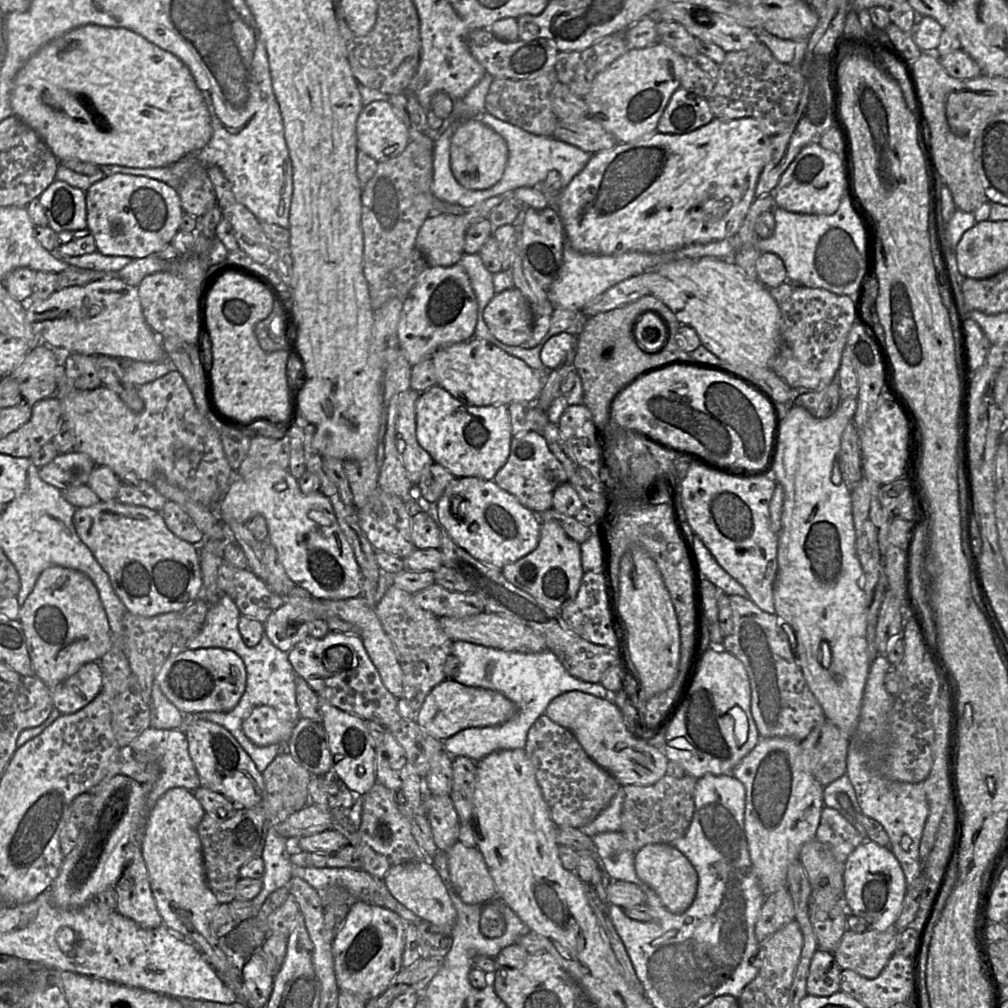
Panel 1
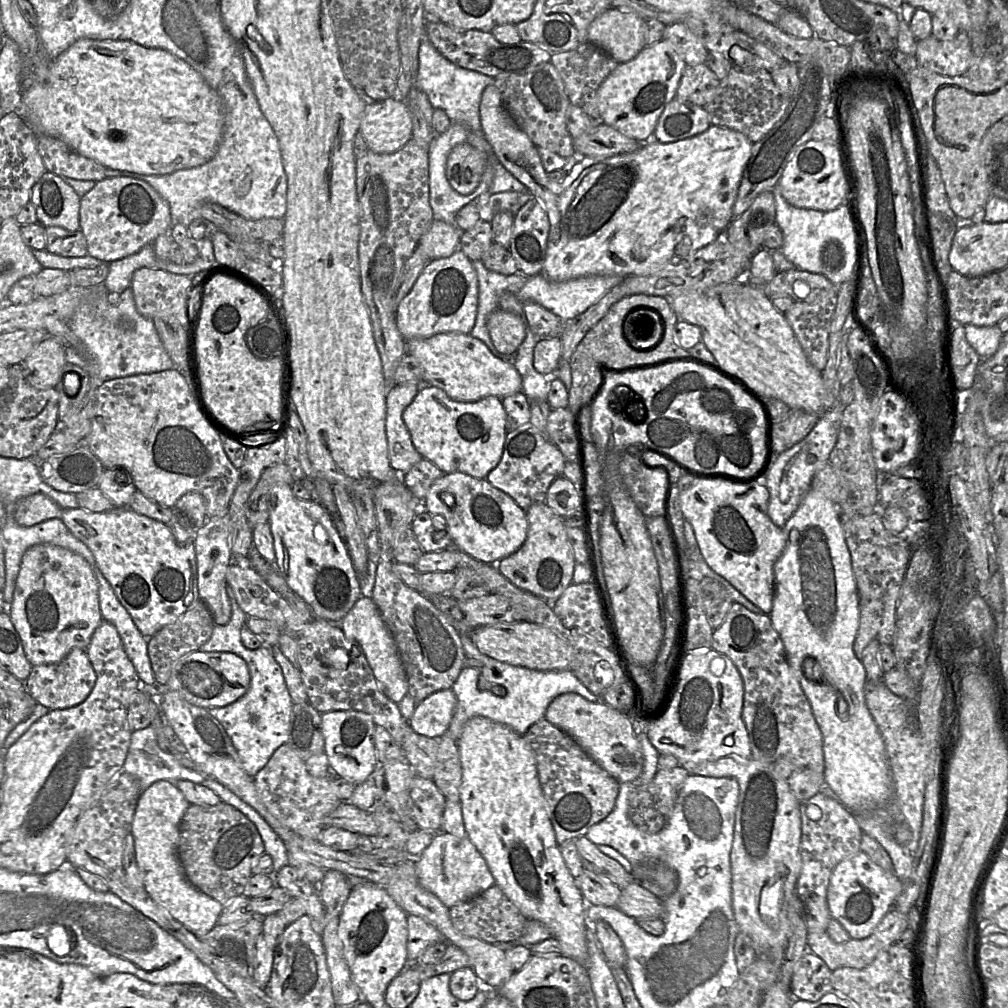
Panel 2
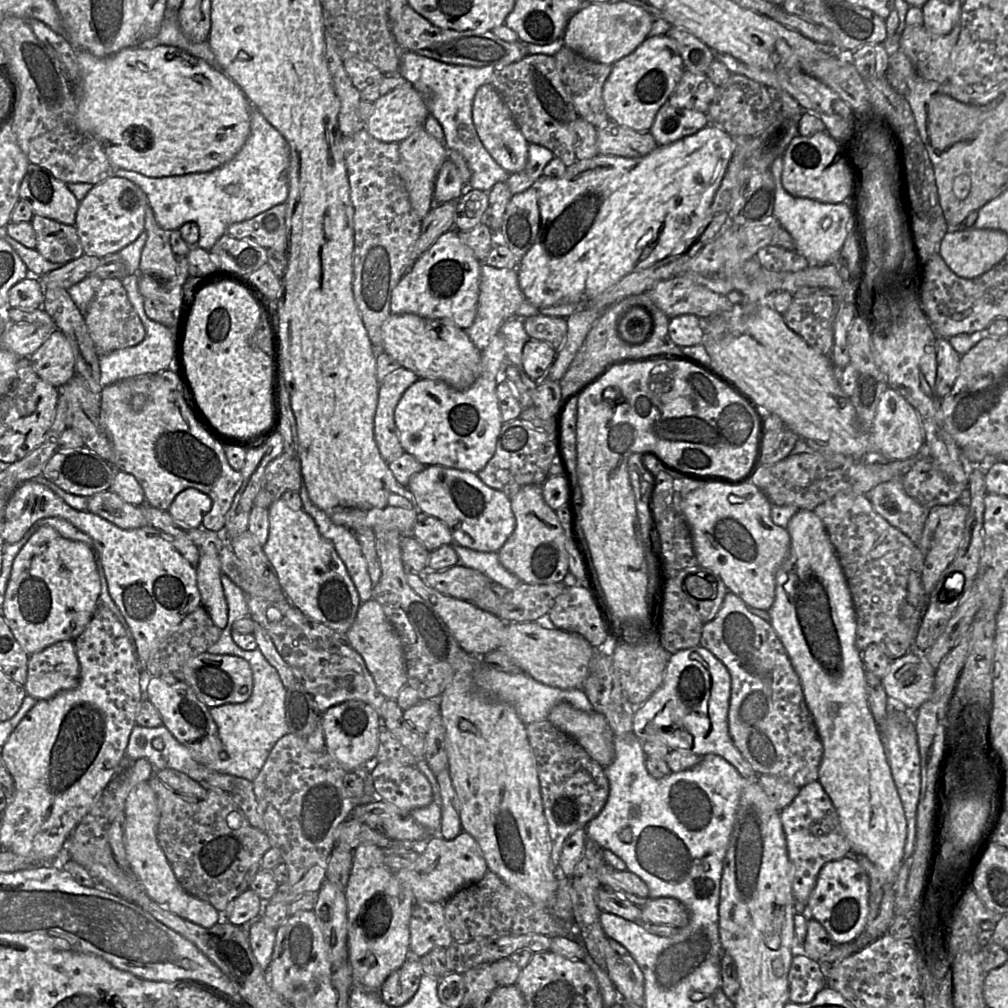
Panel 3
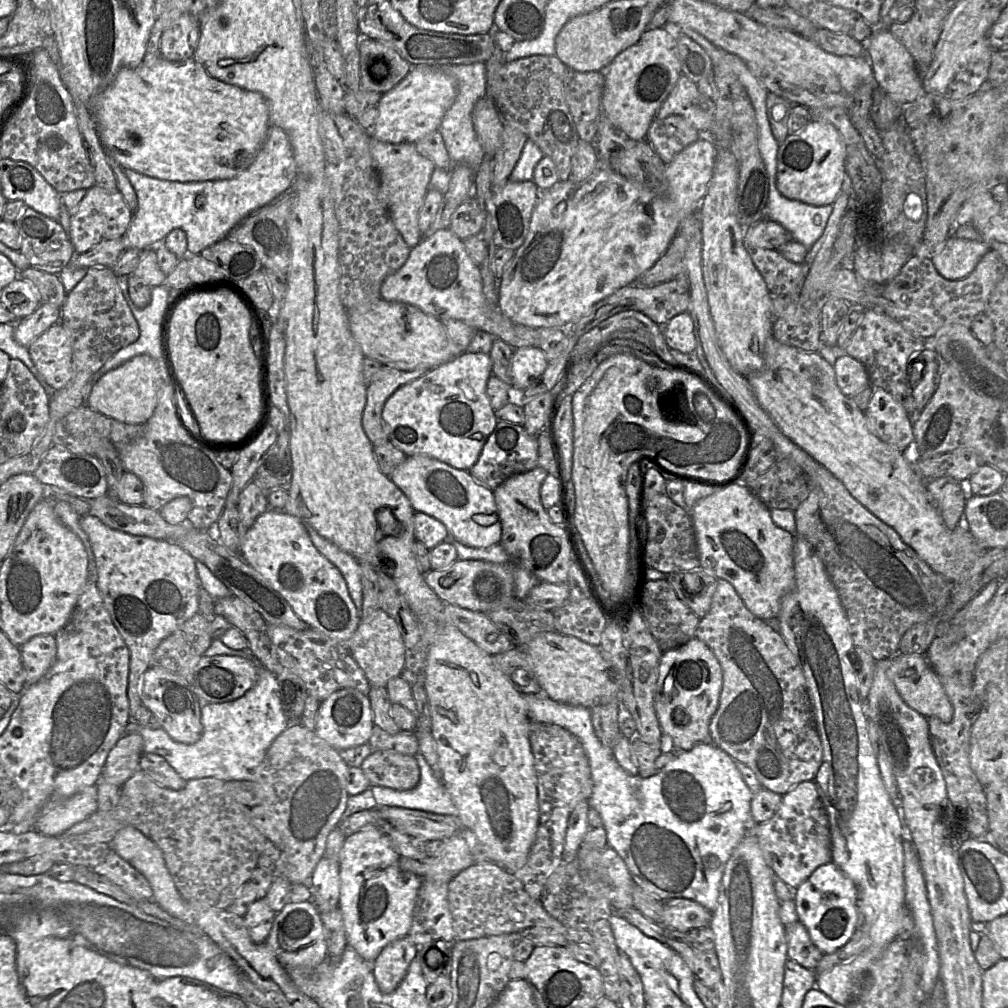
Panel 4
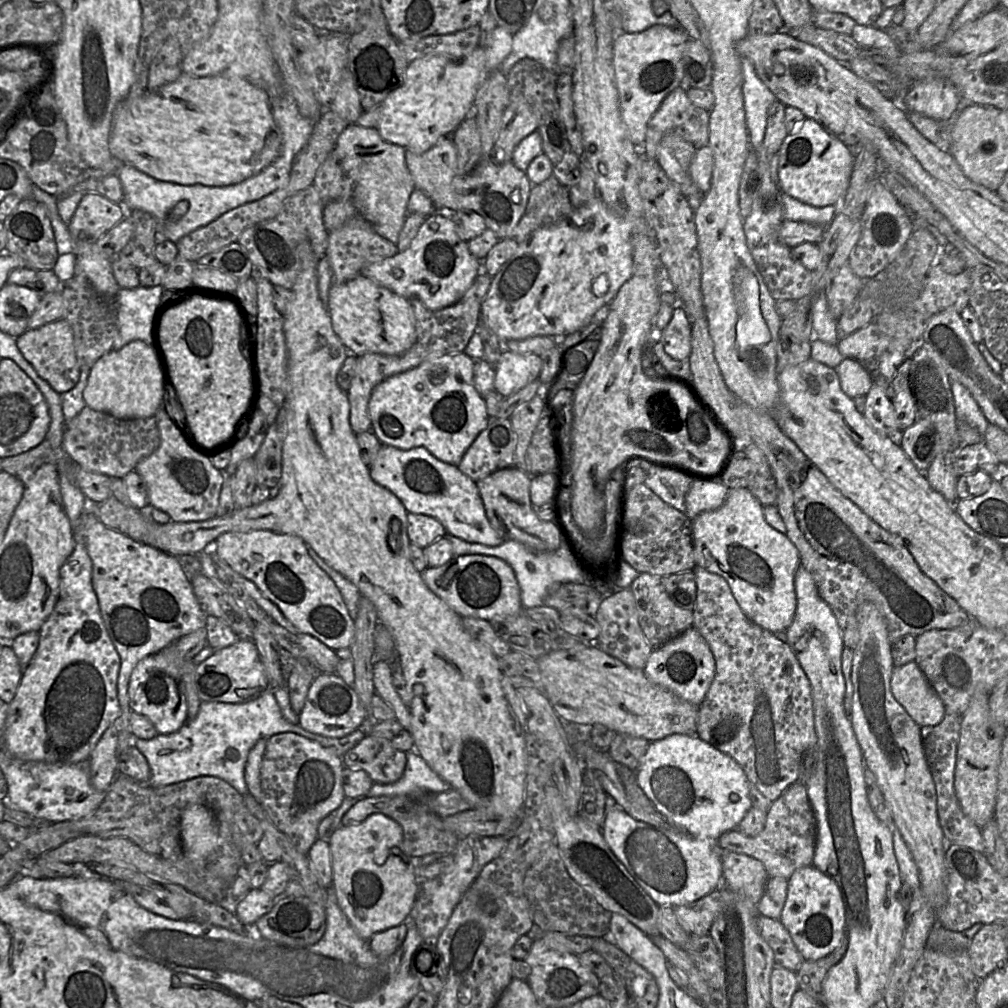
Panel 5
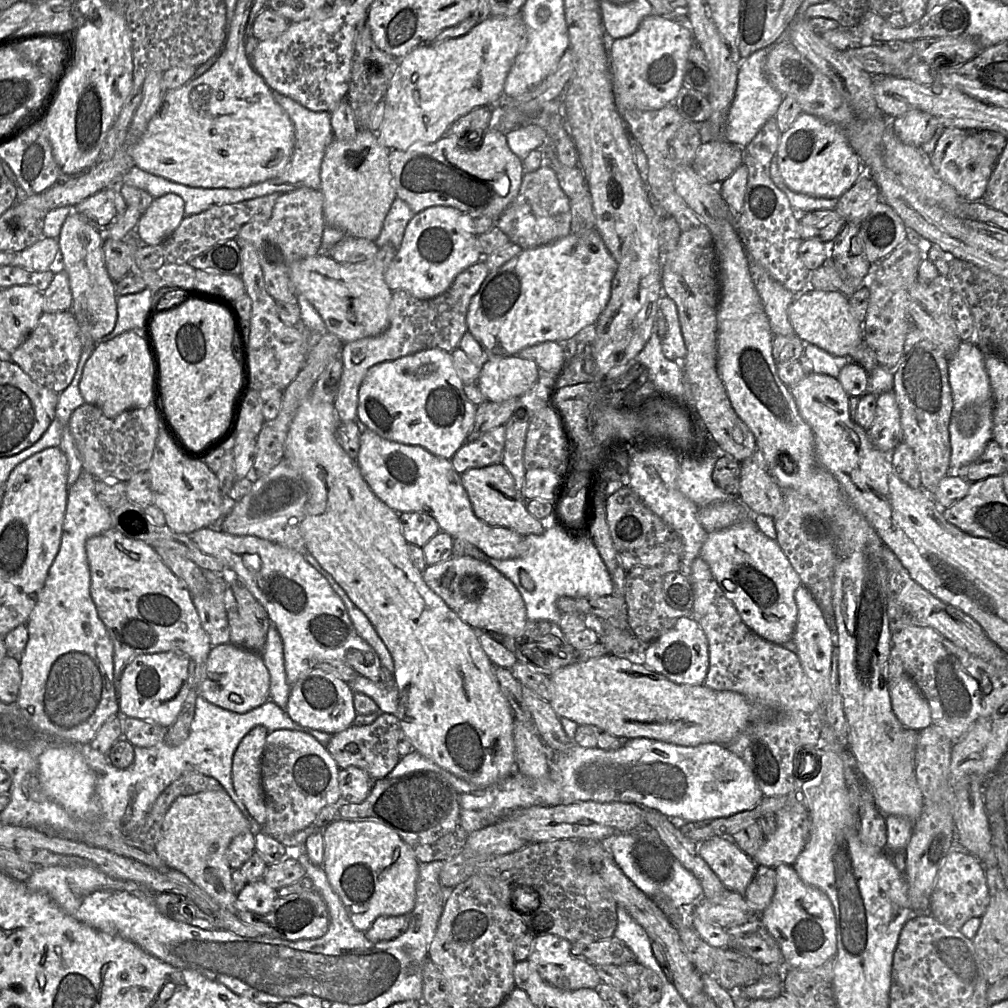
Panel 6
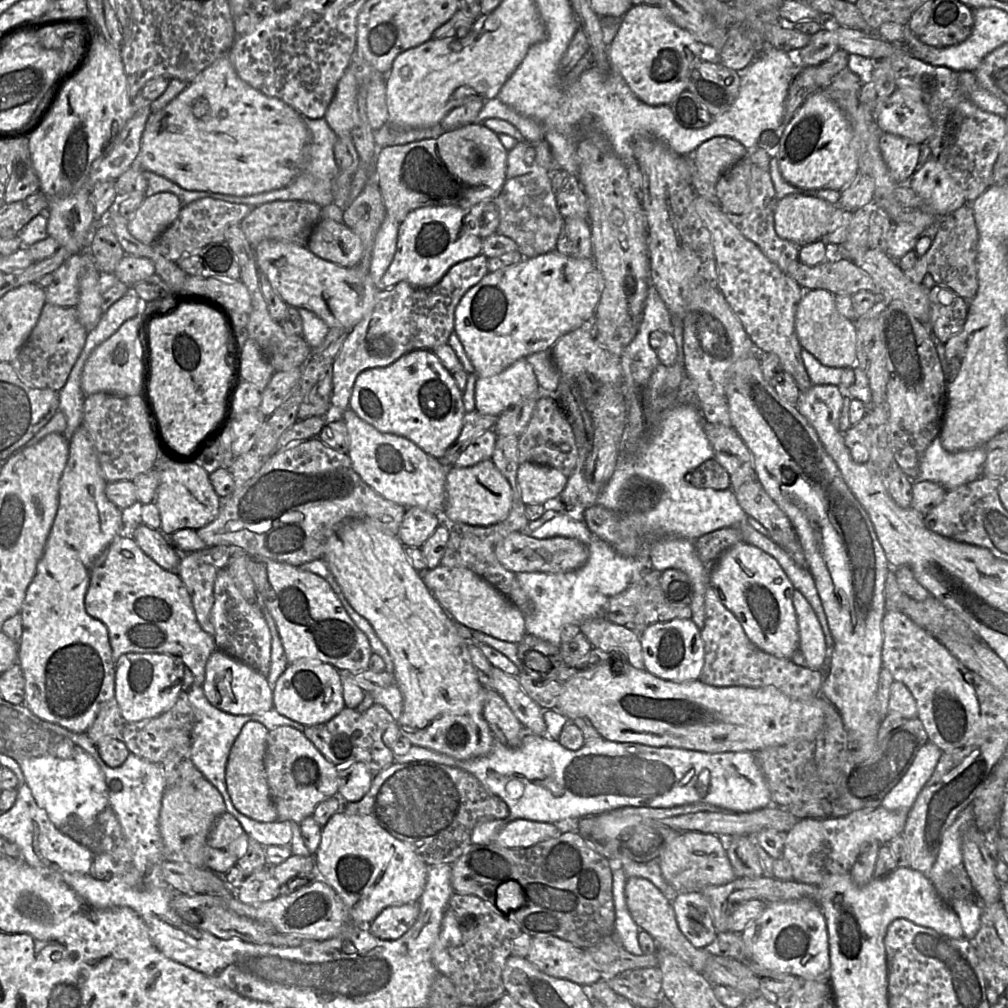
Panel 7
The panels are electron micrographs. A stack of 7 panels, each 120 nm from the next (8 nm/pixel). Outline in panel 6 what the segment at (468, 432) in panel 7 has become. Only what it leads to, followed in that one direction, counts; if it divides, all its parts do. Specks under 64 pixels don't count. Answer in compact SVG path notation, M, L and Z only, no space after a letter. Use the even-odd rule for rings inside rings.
M518 398L503 402L485 401L477 405L474 425L466 442L473 442L487 431L505 425L516 409L518 409Z

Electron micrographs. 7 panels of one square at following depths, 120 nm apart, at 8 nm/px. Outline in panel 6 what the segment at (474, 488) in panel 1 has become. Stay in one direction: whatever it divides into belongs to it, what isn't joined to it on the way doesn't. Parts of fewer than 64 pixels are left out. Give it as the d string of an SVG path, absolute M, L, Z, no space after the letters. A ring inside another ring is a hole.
M356 422L362 429L356 462L372 492L391 509L398 513L426 513L437 521L442 531L469 541L493 559L513 559L527 554L525 536L506 527L491 526L475 515L451 459L437 457L418 445L387 440Z

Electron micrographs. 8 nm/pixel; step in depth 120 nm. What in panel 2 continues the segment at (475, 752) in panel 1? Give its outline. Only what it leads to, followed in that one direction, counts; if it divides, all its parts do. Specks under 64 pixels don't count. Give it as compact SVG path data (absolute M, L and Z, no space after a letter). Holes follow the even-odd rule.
M461 634L460 639L466 657L479 660L482 667L462 668L452 686L456 697L456 708L445 734L449 735L456 745L465 724L473 717L491 719L524 736L533 724L544 718L548 705L561 694L576 693L590 702L602 702L602 699L589 691L569 669L544 672L513 666L480 652L471 640L470 634ZM492 685L503 686L505 695L495 695L491 691Z

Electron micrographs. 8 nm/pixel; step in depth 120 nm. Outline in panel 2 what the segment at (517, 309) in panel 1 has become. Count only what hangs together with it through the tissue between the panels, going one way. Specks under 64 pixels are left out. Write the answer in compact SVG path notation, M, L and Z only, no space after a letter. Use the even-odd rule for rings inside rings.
M498 308L490 314L487 328L496 350L510 355L525 339L527 325L519 315Z

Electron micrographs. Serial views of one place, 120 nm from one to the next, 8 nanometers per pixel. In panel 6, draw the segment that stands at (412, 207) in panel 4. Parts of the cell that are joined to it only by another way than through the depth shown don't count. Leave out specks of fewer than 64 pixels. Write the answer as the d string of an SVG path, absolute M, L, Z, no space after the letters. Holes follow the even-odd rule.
M358 129L354 138L334 139L327 148L321 166L321 192L324 198L324 219L326 225L340 228L354 237L375 241L379 236L386 215L397 198L394 180L389 167L390 148L379 140L378 134L370 129Z

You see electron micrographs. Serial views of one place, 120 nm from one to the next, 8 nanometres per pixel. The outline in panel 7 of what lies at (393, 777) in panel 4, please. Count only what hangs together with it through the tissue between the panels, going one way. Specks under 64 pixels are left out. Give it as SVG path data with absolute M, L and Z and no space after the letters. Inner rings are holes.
M374 702L364 712L358 712L356 708L344 707L329 721L306 726L303 734L338 768L362 762L375 774L395 762L396 756L382 740L383 733L394 722L396 720L385 707Z

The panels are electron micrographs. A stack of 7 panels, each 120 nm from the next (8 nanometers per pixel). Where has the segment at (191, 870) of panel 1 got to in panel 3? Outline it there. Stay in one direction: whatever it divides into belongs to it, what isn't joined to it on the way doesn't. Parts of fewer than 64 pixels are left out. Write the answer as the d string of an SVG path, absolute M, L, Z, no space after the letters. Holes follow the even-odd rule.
M147 782L131 789L124 807L124 845L128 865L146 894L167 911L202 927L211 927L220 921L220 912L210 903L186 892L157 841L159 810L157 798Z

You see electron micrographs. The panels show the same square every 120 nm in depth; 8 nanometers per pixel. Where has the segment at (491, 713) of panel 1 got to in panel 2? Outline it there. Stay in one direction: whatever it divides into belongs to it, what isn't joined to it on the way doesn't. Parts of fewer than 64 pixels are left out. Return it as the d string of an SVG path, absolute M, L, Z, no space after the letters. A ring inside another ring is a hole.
M439 690L417 703L409 719L412 729L422 735L439 738L450 726L456 708L452 690Z

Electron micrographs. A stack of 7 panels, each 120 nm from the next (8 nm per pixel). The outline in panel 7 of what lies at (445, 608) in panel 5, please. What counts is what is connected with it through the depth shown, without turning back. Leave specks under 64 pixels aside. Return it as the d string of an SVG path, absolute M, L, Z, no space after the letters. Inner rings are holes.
M357 519L347 520L342 523L336 532L329 538L322 559L326 562L327 567L334 576L348 603L356 612L370 623L375 634L389 652L393 662L395 685L397 685L403 696L403 710L400 718L396 721L400 735L409 739L412 745L425 747L458 760L476 758L489 753L495 740L495 736L483 716L485 687L481 683L478 671L473 665L469 652L469 641L459 635L452 618L428 590L418 571L413 568L405 554L405 546L401 543L399 538L383 532L366 521Z

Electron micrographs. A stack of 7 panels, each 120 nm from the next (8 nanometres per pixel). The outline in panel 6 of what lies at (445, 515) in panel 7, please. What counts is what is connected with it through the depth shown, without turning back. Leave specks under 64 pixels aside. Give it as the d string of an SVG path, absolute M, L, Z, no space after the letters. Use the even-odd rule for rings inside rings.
M501 463L469 469L461 474L461 481L467 491L473 512L483 522L491 526L509 528L522 536L540 535L546 530L540 520L528 512L527 501L521 497L512 475Z

